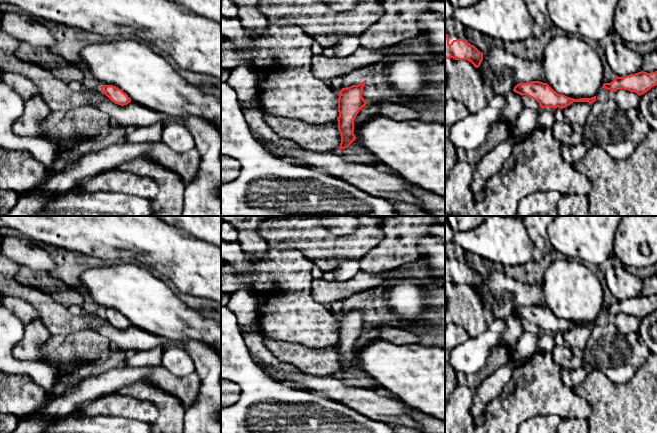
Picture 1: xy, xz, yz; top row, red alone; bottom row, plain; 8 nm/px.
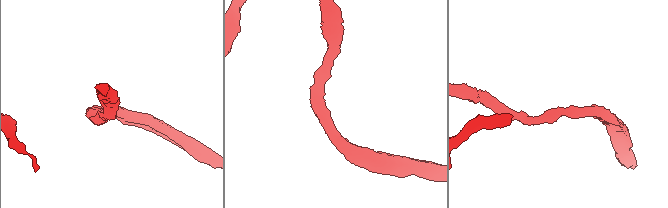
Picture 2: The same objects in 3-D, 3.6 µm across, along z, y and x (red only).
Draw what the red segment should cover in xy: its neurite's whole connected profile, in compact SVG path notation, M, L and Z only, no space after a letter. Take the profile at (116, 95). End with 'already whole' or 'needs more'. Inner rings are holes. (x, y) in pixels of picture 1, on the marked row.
M103 85L100 88L101 91L115 104L124 106L131 102L128 95L116 86Z; already whole

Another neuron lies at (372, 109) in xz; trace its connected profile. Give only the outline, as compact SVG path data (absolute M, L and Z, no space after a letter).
M375 102L367 103L357 114L354 120L354 135L359 134L359 127L367 120L374 116L381 115L380 107Z

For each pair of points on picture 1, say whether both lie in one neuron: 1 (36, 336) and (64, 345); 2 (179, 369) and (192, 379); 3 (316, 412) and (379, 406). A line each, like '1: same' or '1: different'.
1: different
2: different
3: different

